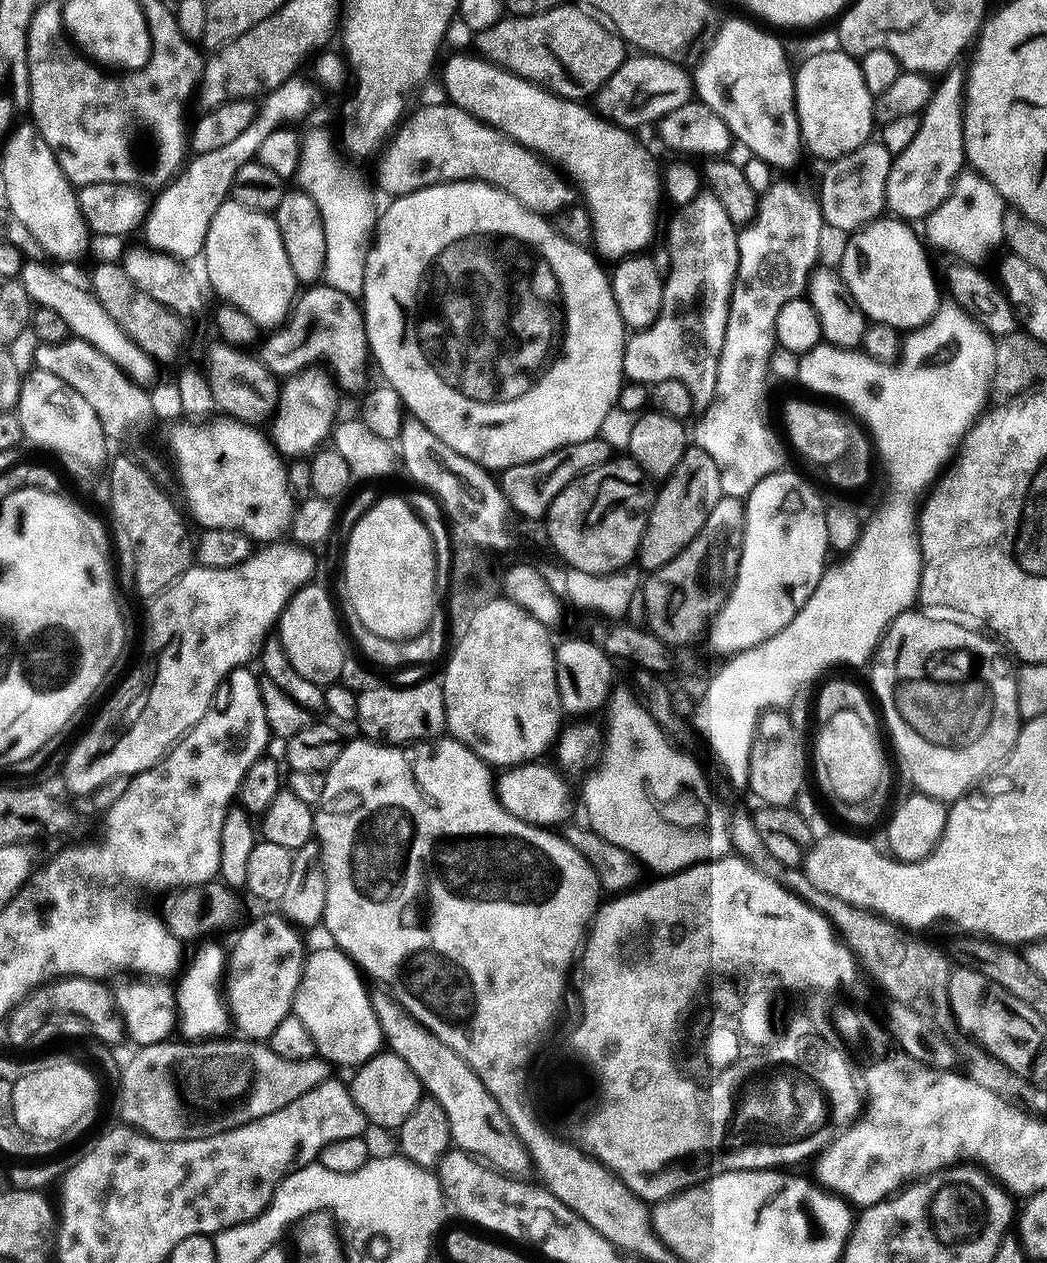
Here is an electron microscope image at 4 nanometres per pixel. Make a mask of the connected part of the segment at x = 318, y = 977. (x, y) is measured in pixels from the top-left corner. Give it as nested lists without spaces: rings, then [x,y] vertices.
[[[327,947],[307,953],[292,1012],[302,1018],[306,1030],[310,1030],[310,1038],[314,1038],[317,1053],[329,1065],[341,1064],[355,1070],[381,1051],[384,1035],[378,1026],[369,989],[364,989],[366,980],[360,969],[339,948]]]

